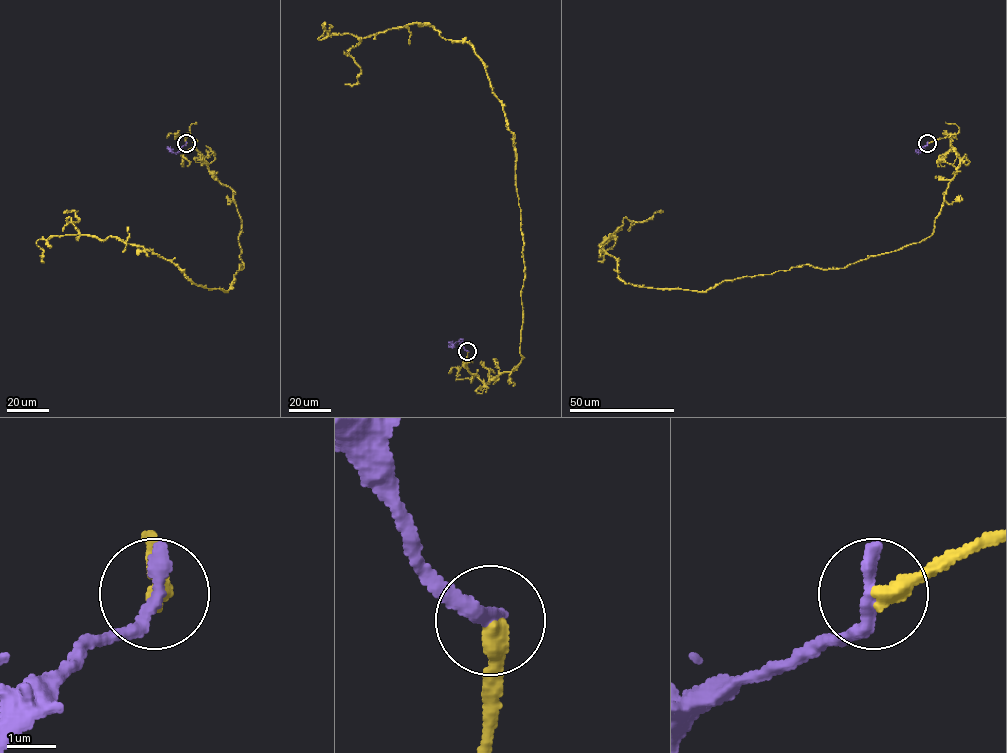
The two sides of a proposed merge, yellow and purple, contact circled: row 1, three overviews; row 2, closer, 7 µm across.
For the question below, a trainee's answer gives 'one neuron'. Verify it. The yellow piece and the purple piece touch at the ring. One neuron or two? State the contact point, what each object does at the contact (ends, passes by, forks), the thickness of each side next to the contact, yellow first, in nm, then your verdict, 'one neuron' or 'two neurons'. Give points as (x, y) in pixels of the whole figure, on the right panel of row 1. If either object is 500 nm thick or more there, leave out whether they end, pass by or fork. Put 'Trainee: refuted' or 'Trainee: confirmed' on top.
Trainee: refuted
(927, 143) | yellow ends | purple ends | 380/360 nm | two neurons

